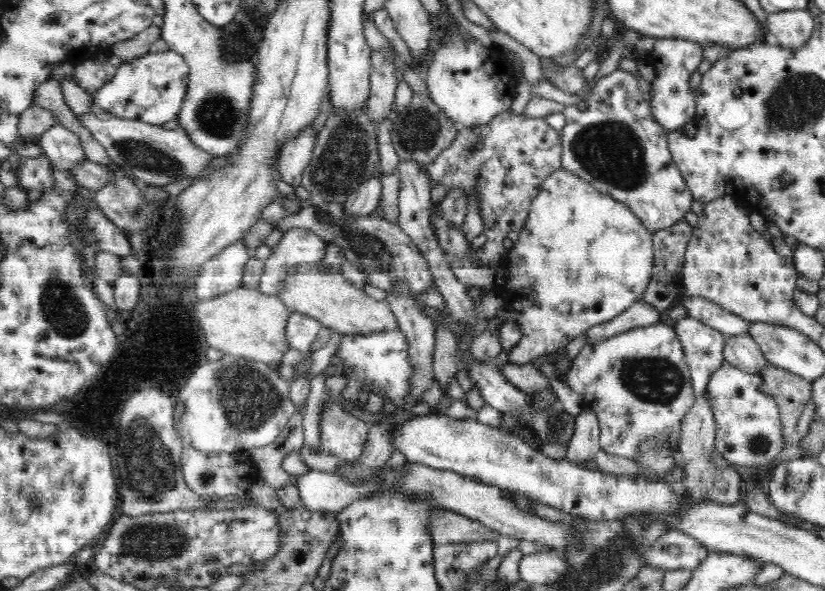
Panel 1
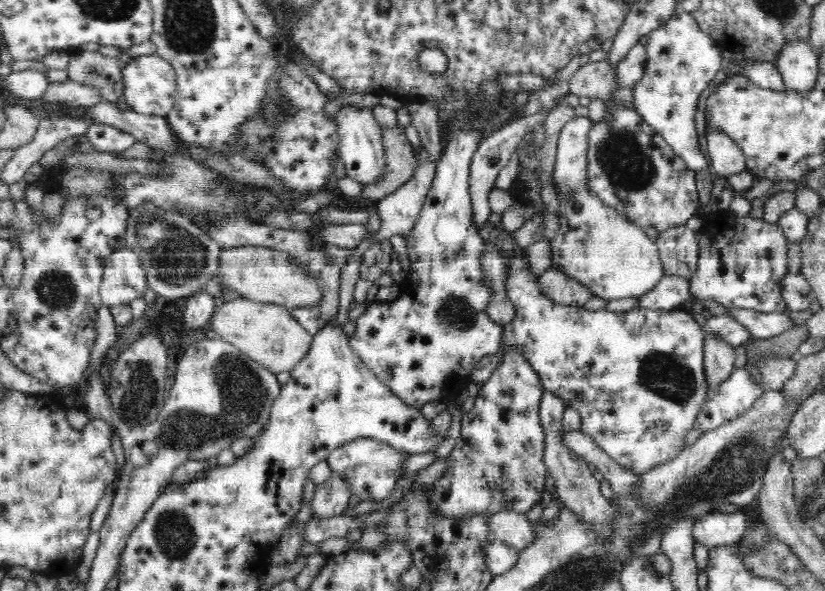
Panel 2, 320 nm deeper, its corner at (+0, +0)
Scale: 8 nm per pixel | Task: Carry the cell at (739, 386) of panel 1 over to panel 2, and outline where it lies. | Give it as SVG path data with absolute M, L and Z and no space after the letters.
M736 367L731 375L719 384L718 391L711 399L700 407L699 416L696 417L696 424L698 428L701 428L703 432L708 430L714 430L720 425L723 425L726 421L734 421L742 413L746 413L760 397L766 392L764 386L760 386L758 382L750 375L750 370L746 370L744 367Z

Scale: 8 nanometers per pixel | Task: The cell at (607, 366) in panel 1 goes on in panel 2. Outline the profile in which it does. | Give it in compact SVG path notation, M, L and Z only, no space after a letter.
M486 220L481 228L480 235L485 241L491 242L497 250L501 250L505 254L505 261L507 262L507 275L505 278L505 293L512 301L513 308L516 309L516 314L513 315L512 320L507 323L504 328L504 337L500 342L500 352L504 349L520 349L520 353L524 353L524 360L538 373L540 377L543 390L558 396L563 400L563 403L570 408L578 410L581 418L580 429L582 432L589 434L592 440L604 450L616 464L632 471L636 474L644 474L651 468L664 464L680 454L684 450L684 442L686 434L689 430L694 428L696 417L699 416L700 407L707 401L708 398L708 379L706 379L706 371L704 371L704 343L705 330L702 330L701 325L696 323L692 317L692 313L672 310L650 310L650 309L634 309L628 312L612 312L608 309L586 310L583 306L570 306L562 303L556 303L544 295L540 291L540 283L538 280L540 276L532 273L526 265L526 247L516 244L512 239L511 232L507 231L502 225L494 227L490 220Z

